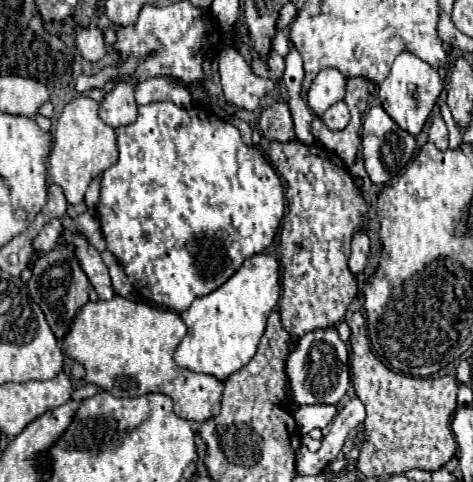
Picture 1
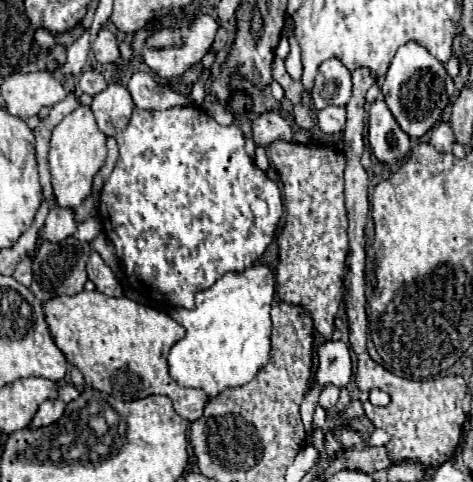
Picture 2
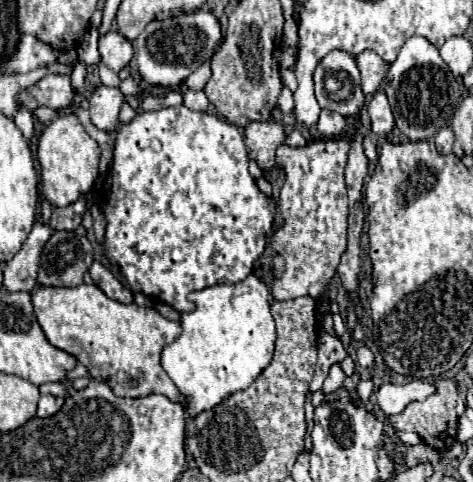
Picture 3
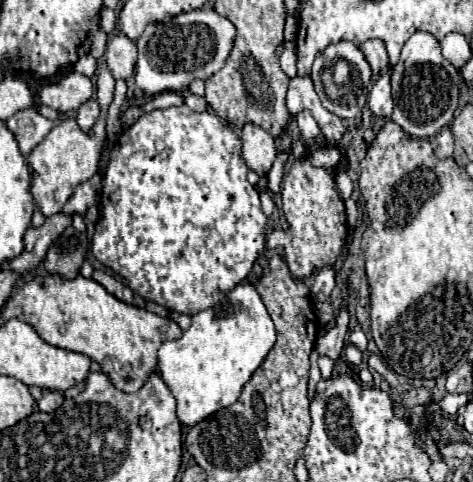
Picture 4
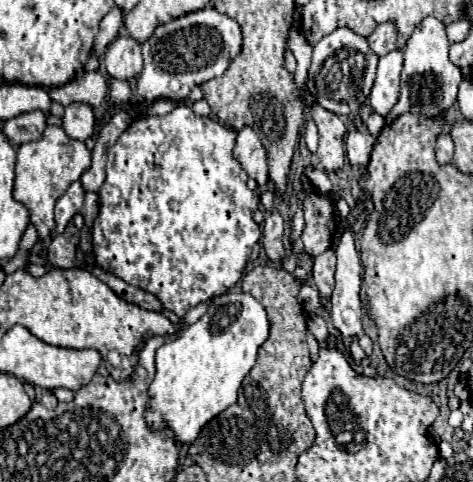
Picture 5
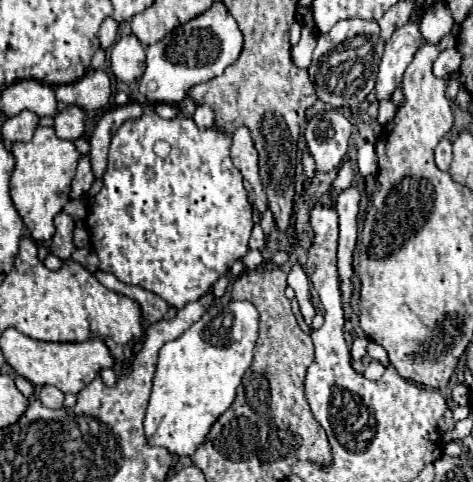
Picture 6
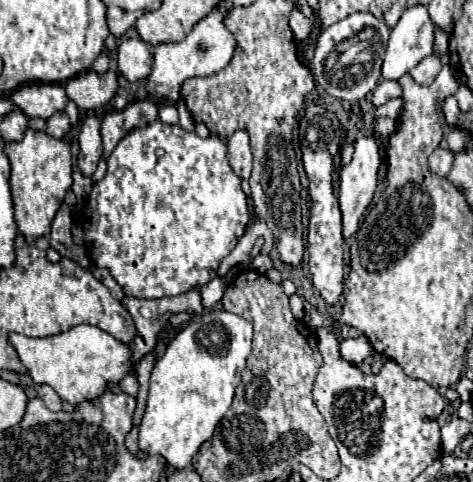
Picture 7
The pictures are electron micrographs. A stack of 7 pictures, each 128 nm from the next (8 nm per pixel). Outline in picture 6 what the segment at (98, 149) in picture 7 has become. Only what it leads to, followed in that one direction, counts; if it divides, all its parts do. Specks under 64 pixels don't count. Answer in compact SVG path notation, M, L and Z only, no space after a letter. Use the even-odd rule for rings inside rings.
M82 156L80 162L78 162L76 176L72 180L70 200L82 200L82 196L90 190L92 182L94 182L94 174L92 174L92 168L90 168L90 160L88 160L88 156Z

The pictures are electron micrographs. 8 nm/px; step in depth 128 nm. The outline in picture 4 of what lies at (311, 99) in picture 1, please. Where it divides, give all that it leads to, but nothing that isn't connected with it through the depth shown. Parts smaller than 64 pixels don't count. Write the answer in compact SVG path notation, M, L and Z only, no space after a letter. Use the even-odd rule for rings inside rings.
M342 40L338 44L330 44L322 54L316 56L314 60L314 66L312 66L312 74L310 74L312 82L314 82L314 88L316 88L316 94L320 96L322 100L322 106L326 110L330 110L332 114L340 116L340 118L346 118L346 120L354 120L360 110L364 108L366 104L366 96L368 96L368 86L372 82L372 72L370 72L370 66L364 58L364 54L360 52L358 46L354 46L352 42L348 40ZM338 60L346 60L350 64L350 70L352 70L352 76L346 84L336 84L332 74L334 74L334 66Z

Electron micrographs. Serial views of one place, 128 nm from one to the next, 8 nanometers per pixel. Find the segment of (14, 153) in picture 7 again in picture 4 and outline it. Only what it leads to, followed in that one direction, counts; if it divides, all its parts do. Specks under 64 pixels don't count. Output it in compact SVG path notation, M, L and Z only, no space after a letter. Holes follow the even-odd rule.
M101 107L100 116L93 126L93 136L88 136L86 132L80 130L74 118L64 120L62 124L54 126L48 136L30 152L28 164L32 170L32 180L30 180L30 192L42 210L44 216L52 216L62 210L62 206L68 202L76 186L84 184L84 180L90 180L98 172L98 162L100 162L100 152L102 152L103 142L106 138L106 116L108 108Z

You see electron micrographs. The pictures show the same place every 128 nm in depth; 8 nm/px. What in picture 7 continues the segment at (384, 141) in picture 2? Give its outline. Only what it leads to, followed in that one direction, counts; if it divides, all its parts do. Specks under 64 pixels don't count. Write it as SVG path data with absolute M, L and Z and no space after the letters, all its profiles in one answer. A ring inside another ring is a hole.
M426 6L408 8L390 32L382 64L382 78L398 80L402 74L410 72L422 58L430 56L434 30L436 28L428 18Z

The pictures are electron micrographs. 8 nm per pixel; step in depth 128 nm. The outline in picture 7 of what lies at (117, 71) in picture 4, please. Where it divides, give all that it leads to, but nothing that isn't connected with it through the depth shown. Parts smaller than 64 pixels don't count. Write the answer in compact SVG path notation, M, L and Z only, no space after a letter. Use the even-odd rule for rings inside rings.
M122 38L118 46L118 72L128 80L144 80L152 70L152 48L140 38Z

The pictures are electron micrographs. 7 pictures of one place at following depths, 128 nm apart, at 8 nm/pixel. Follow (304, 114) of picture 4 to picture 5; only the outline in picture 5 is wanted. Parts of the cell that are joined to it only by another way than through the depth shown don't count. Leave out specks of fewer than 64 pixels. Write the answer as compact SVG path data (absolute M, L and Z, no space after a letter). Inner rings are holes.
M312 118L310 120L306 120L306 124L304 124L304 142L306 142L306 146L308 146L308 150L310 152L316 152L316 148L318 148L318 128L316 128L316 124L312 124Z

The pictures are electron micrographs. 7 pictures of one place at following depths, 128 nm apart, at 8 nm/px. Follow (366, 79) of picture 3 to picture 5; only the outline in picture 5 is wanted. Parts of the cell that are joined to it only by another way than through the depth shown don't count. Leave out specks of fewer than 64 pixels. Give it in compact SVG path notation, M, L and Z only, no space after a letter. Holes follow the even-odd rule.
M390 22L380 24L370 36L368 36L368 44L372 48L372 52L376 52L376 56L386 56L396 42L396 26Z

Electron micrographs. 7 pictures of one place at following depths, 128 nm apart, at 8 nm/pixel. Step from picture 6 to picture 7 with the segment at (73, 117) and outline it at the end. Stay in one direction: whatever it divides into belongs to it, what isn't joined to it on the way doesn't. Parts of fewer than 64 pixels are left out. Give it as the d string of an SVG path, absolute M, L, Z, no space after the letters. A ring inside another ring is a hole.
M56 112L54 116L50 116L46 124L46 132L54 138L64 138L64 134L70 130L70 118L64 112Z

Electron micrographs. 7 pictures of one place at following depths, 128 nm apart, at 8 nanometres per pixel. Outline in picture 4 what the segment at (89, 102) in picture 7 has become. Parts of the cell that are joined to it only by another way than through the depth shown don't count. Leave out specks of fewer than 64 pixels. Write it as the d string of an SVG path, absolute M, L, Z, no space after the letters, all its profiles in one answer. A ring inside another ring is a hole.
M68 72L60 80L42 86L38 100L40 104L46 104L58 112L68 112L68 110L78 110L80 104L84 104L92 96L94 96L94 86L90 78L76 72Z

